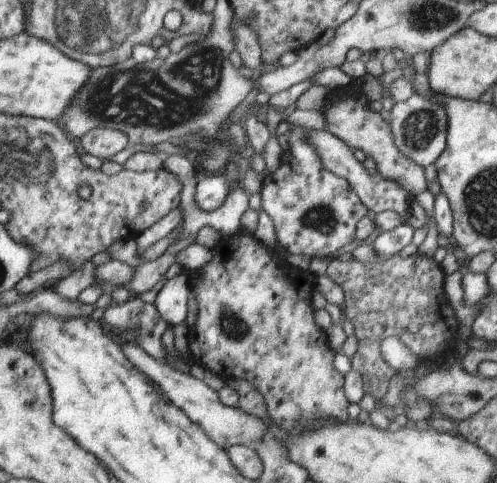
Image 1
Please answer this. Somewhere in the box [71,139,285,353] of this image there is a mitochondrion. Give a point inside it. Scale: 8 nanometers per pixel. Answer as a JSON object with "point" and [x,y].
{"point":[233,327]}

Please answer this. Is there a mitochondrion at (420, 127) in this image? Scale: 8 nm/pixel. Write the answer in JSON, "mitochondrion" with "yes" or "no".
{"mitochondrion":"yes"}

